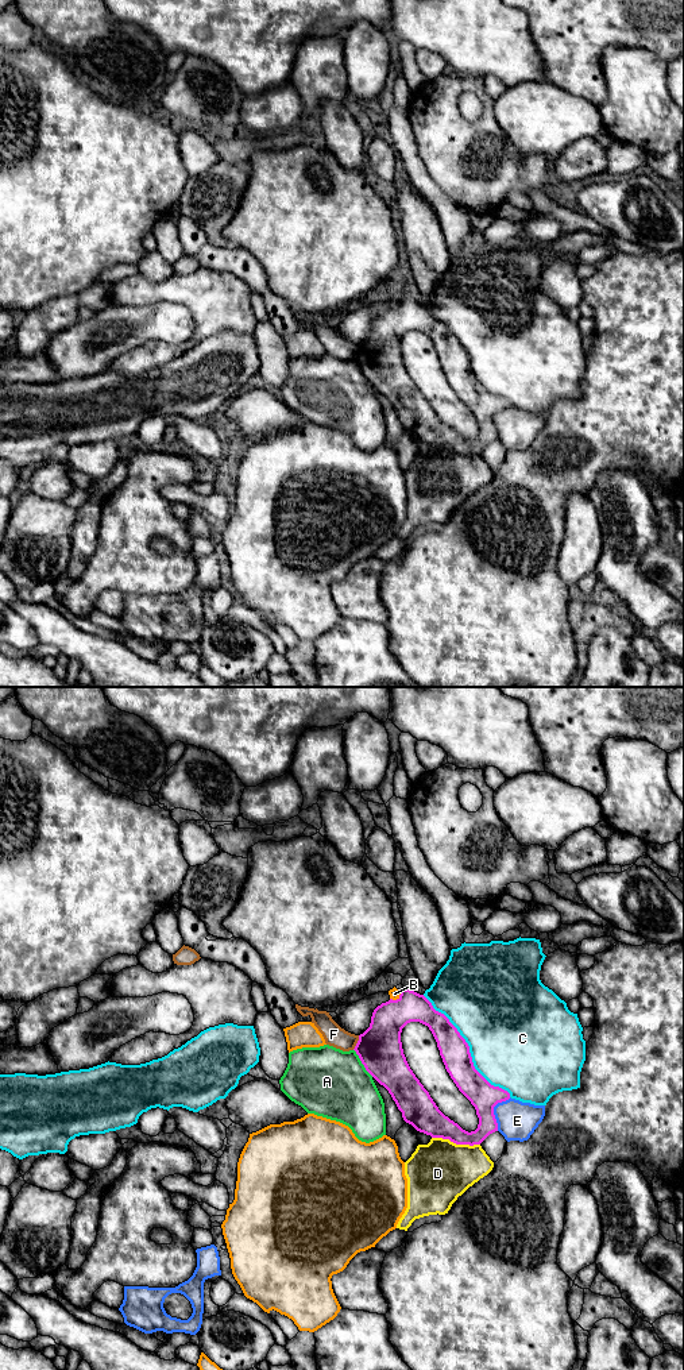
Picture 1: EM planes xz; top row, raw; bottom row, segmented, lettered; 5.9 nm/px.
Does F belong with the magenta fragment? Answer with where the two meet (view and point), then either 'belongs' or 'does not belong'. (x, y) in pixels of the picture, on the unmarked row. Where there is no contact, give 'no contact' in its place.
xz (358, 351) | does not belong

